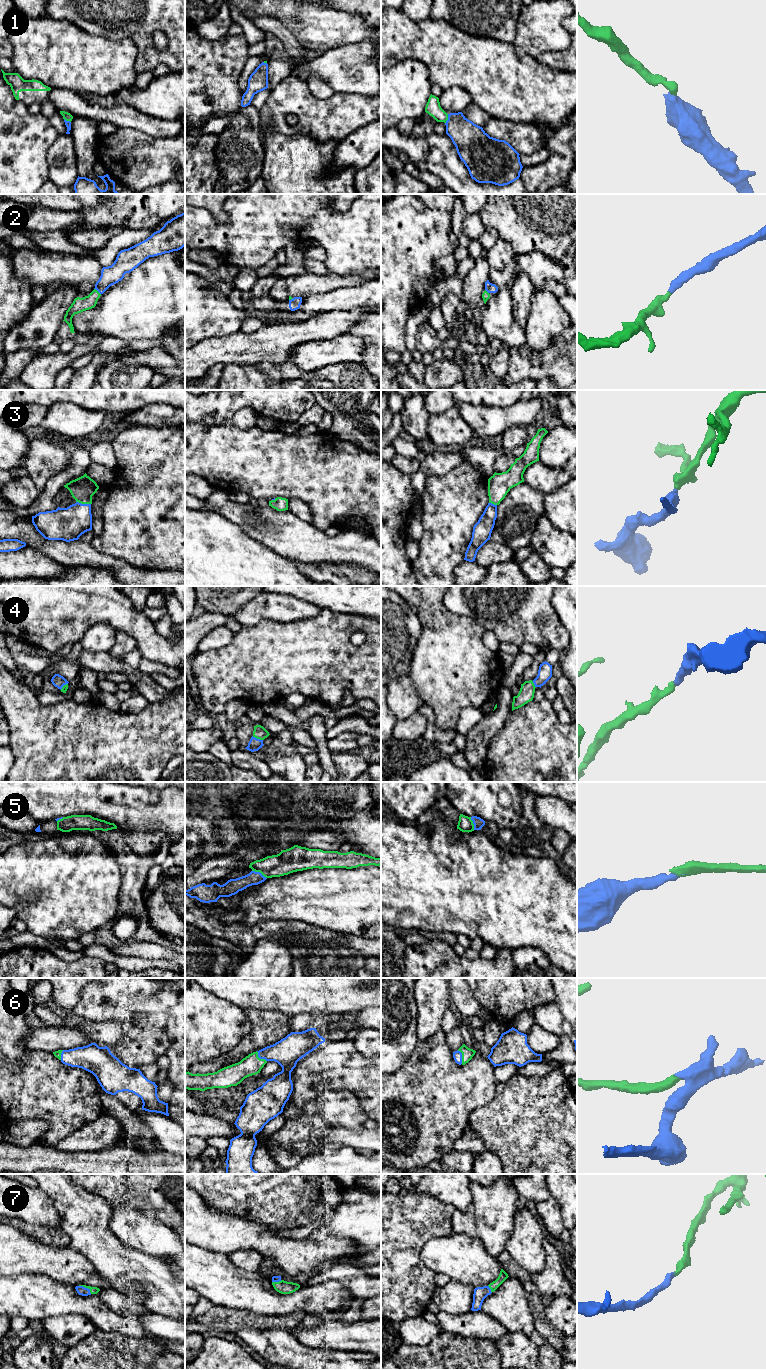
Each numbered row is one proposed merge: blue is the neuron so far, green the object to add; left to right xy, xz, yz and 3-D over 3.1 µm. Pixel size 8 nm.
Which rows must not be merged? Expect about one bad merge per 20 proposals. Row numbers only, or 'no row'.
no row

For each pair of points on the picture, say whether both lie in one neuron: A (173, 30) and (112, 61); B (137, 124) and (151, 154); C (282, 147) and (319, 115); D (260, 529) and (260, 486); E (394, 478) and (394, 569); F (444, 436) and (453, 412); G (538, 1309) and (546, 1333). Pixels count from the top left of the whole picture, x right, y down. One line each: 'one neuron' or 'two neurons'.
A: two neurons
B: two neurons
C: two neurons
D: two neurons
E: one neuron
F: one neuron
G: one neuron

